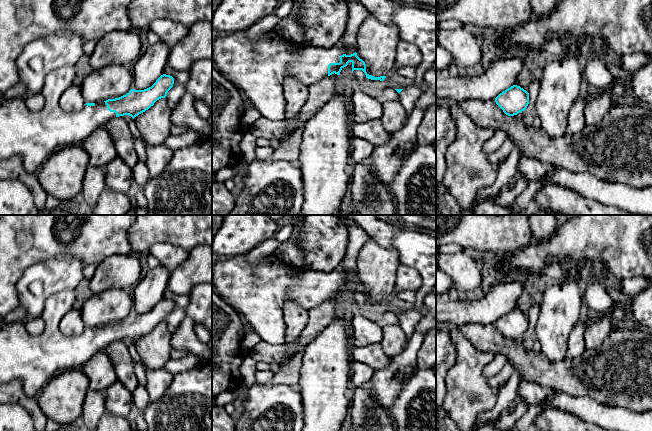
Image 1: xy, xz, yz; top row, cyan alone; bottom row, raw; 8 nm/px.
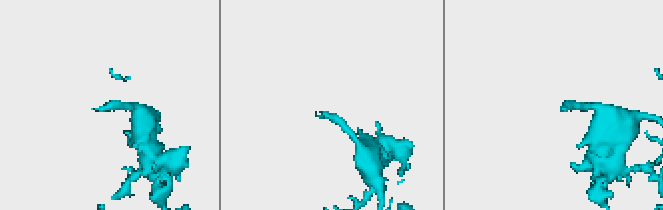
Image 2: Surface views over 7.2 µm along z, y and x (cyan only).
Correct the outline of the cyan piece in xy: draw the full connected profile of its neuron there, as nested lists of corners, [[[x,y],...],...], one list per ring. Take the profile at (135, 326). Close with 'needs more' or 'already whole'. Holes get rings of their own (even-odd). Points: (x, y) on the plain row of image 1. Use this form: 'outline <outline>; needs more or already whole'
outline [[[75,290],[58,292],[49,297],[45,302],[42,315],[45,329],[39,335],[31,335],[26,330],[24,321],[4,323],[0,327],[0,383],[19,380],[27,397],[36,398],[44,386],[57,374],[80,368],[93,355],[103,351],[114,341],[129,339],[134,343],[153,330],[157,324],[165,322],[174,308],[172,300],[163,298],[147,313],[131,313],[119,322],[86,327],[80,335],[66,336],[60,332],[59,324],[62,317],[73,308],[75,301]]]; needs more

